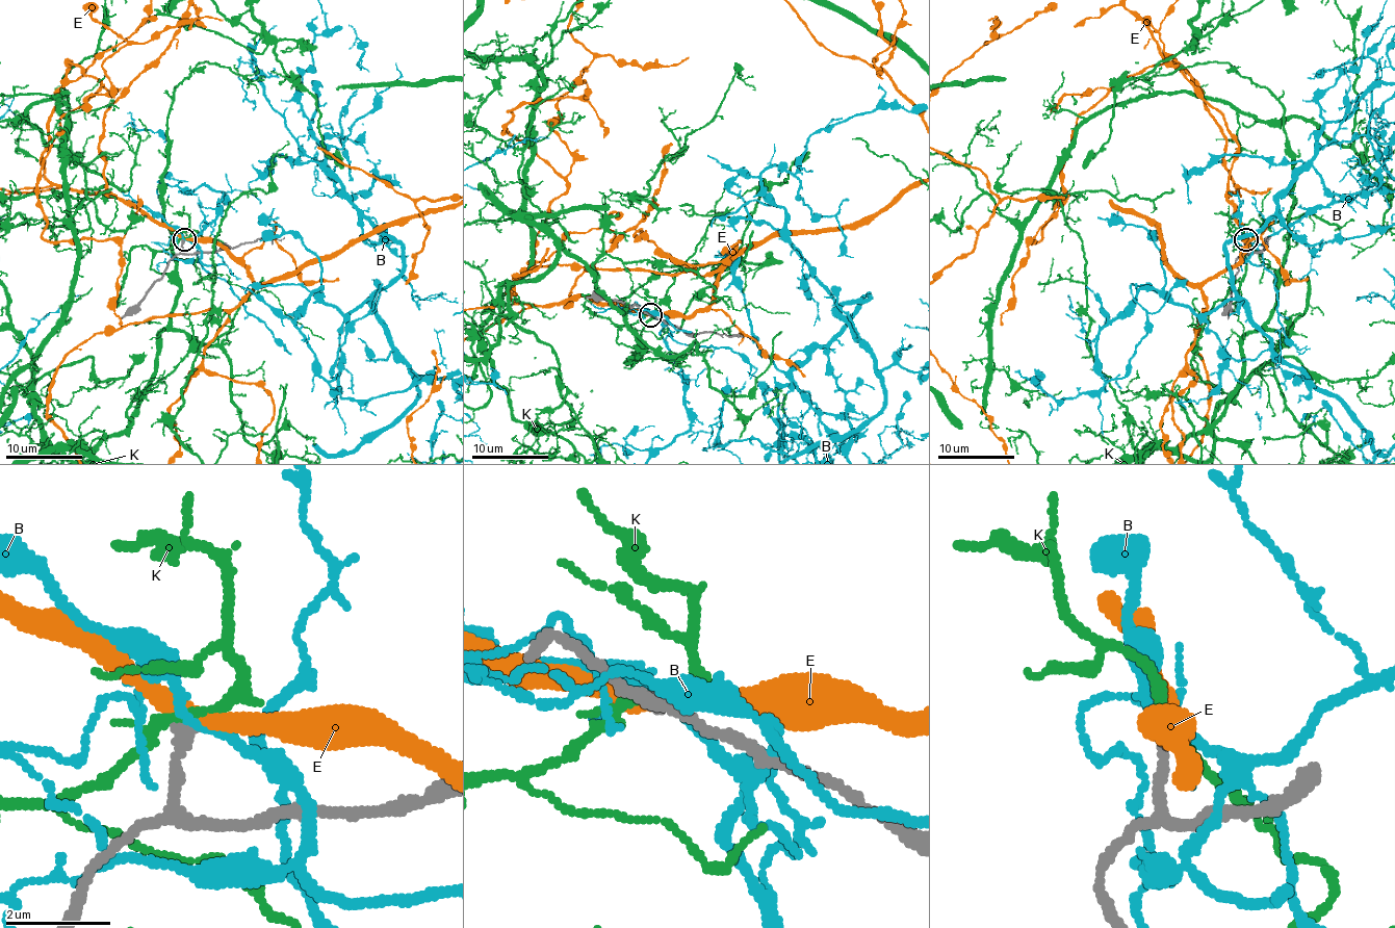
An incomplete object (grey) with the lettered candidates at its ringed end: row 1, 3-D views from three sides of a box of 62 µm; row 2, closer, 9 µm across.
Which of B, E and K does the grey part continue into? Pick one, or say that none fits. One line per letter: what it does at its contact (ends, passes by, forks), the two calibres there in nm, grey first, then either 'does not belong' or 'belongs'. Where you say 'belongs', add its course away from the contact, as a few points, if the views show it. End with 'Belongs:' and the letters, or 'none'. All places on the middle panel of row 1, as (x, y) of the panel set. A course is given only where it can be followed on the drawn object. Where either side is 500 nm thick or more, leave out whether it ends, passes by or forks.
B: it passes by; 280 nm thick on the grey side, 160 nm on the other; does not belong
E: it passes by; 280 nm thick on the grey side, 360 nm on the other; does not belong
K: it passes by; 280 nm thick on the grey side, 170 nm on the other; does not belong
Belongs: none

